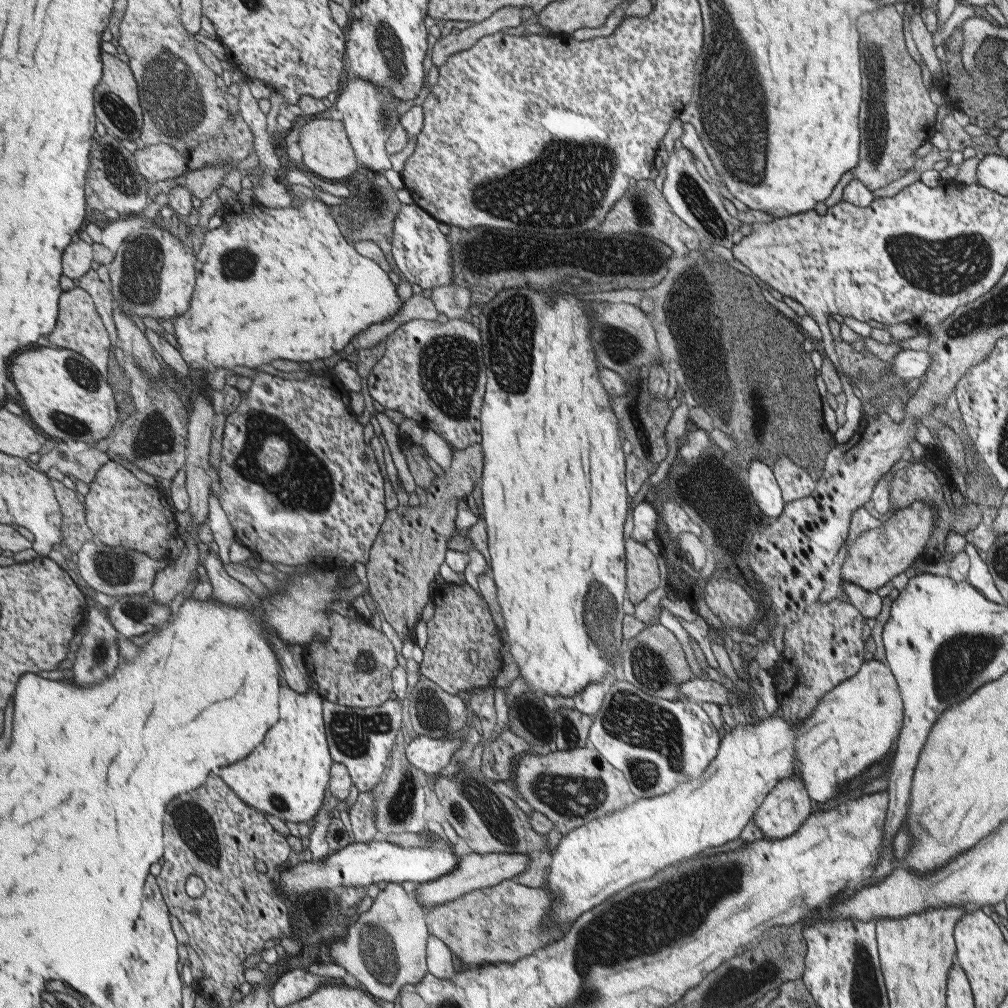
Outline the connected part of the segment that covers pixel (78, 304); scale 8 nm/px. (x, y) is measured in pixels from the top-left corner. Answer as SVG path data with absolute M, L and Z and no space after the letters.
M76 287L63 294L60 300L61 315L59 325L49 338L60 347L70 348L92 358L96 366L105 374L110 366L110 356L112 356L112 335L106 328L104 317L100 314L99 306L96 305L95 298L82 287Z

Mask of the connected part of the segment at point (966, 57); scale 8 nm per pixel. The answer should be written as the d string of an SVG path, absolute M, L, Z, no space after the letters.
M982 18L967 19L961 27L964 34L964 44L960 54L962 54L963 65L973 75L973 70L976 69L976 58L978 58L978 51L981 48L984 38L990 36L997 36L1000 28L996 28Z

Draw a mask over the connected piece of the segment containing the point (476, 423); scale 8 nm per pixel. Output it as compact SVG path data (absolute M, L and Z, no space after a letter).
M450 318L446 323L440 323L437 320L414 319L410 322L401 324L394 332L391 332L386 337L386 353L382 359L374 365L368 378L368 390L374 400L377 400L384 408L388 410L398 410L402 412L408 419L414 419L420 422L420 426L425 429L430 429L439 434L453 449L468 448L472 444L477 444L483 441L482 435L482 408L483 398L486 393L487 374L483 359L483 342L478 328L474 327L471 322L464 321L461 318Z

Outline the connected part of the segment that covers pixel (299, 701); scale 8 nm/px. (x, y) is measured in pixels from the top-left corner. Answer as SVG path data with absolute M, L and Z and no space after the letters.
M286 681L283 685L283 698L281 702L282 721L272 727L267 734L267 740L263 742L252 758L246 758L244 762L230 765L220 770L222 778L253 807L274 814L284 820L295 823L313 823L318 813L326 806L327 794L331 786L332 768L335 760L332 754L328 738L326 724L325 704L327 699L319 691L317 684L312 686L307 693L294 690Z

